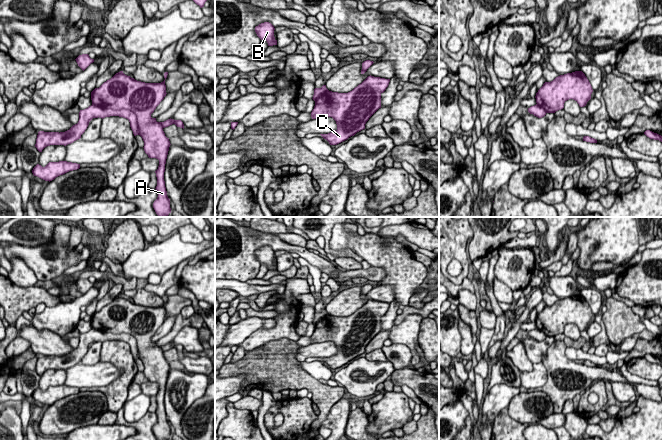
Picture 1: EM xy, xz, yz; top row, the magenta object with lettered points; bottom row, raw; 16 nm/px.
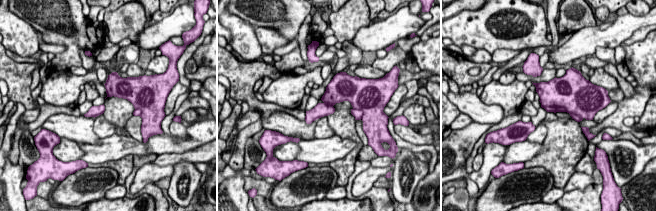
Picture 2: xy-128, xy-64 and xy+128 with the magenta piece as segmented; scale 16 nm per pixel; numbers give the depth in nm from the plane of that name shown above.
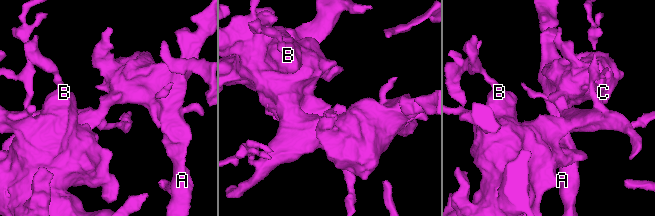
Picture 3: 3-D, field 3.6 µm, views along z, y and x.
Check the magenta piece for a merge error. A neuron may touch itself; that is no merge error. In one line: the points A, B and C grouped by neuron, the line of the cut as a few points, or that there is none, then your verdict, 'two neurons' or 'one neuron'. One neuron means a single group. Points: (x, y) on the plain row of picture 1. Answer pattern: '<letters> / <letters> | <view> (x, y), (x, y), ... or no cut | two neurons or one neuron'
A C / B | xy (92, 327), (101, 331), (131, 334), (135, 339), (140, 358) | two neurons

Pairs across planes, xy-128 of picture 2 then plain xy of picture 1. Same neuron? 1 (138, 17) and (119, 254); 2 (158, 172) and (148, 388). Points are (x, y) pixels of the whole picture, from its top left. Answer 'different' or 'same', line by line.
1: same
2: different

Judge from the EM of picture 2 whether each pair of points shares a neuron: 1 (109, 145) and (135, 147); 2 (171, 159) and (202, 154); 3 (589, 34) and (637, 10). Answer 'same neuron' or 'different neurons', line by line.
1: same neuron
2: same neuron
3: different neurons

